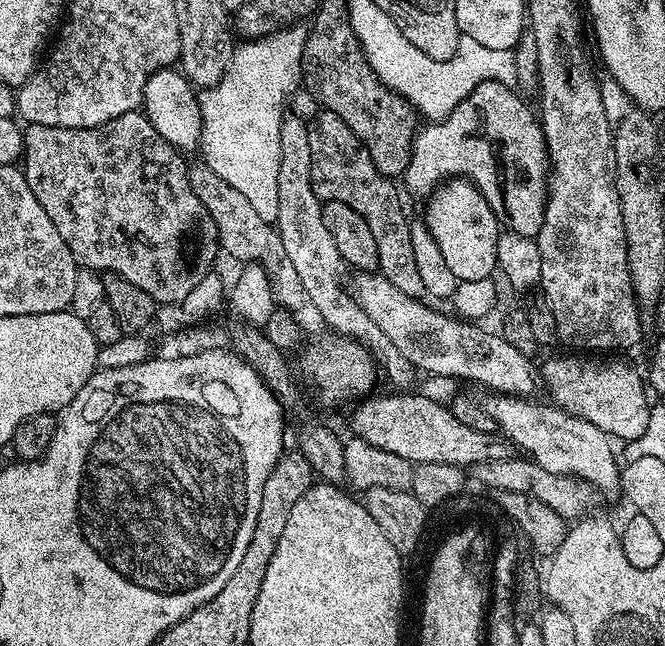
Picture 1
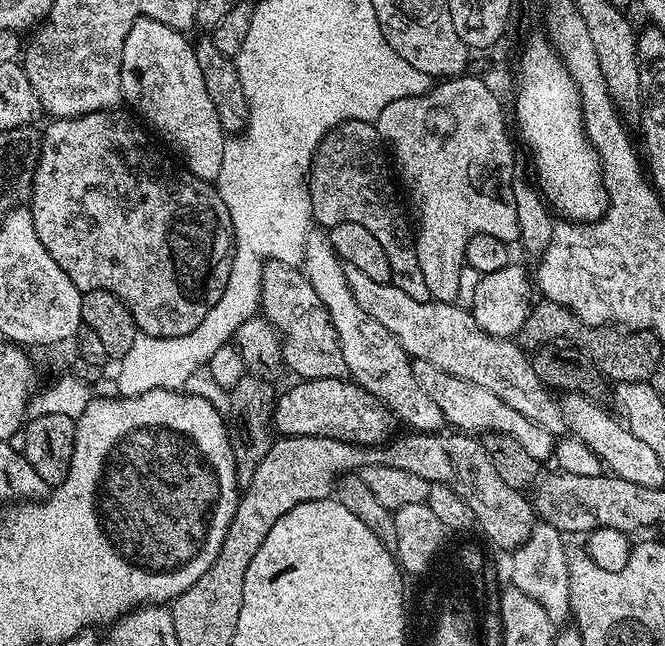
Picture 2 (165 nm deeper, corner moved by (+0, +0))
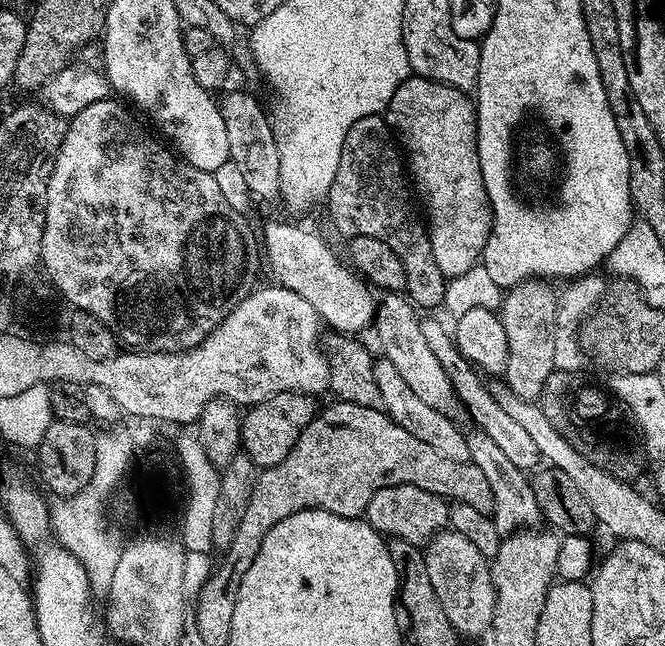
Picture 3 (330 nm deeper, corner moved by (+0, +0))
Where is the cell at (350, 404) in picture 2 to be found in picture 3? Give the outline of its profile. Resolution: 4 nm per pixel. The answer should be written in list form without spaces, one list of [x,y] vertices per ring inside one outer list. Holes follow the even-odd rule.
[[[283,392],[251,405],[240,421],[240,447],[243,455],[250,457],[260,470],[278,466],[278,462],[290,454],[304,427],[315,418],[318,411],[316,402],[313,397],[301,392]]]

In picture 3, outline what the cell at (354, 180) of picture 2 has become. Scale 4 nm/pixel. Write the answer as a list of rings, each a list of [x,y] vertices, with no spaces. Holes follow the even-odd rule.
[[[383,115],[358,118],[346,134],[346,142],[338,158],[338,174],[334,174],[334,182],[326,197],[328,216],[344,238],[369,236],[386,242],[386,246],[402,258],[407,299],[420,310],[439,309],[444,303],[448,280],[442,270],[438,270],[438,262],[434,262],[434,250],[430,250],[425,221],[418,212],[416,217],[411,199],[402,152],[387,119]]]

